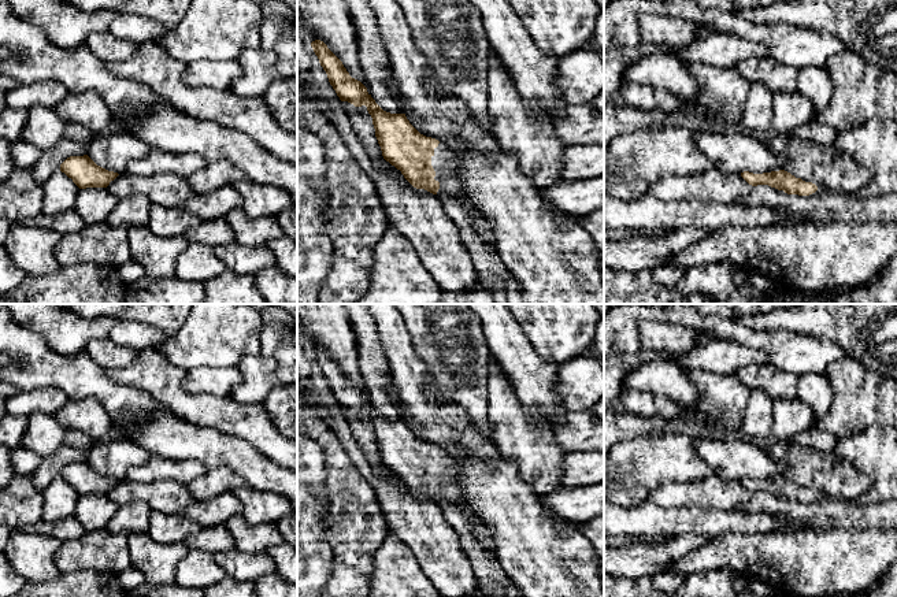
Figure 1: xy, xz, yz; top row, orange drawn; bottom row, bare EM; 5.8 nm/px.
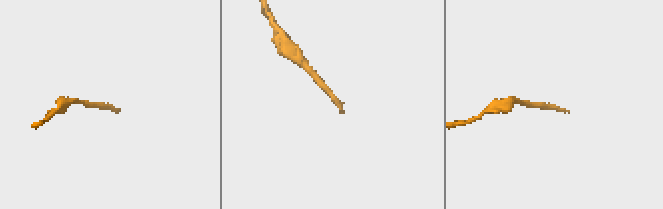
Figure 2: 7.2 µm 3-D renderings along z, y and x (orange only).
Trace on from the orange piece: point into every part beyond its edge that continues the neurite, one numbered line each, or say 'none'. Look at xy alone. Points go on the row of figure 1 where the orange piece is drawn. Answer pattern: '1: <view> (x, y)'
none

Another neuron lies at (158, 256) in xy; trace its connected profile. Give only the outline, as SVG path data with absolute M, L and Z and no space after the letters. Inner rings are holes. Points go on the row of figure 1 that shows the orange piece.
M147 226L129 227L127 241L131 260L141 264L147 275L153 278L175 275L177 259L189 245L185 237L162 238Z

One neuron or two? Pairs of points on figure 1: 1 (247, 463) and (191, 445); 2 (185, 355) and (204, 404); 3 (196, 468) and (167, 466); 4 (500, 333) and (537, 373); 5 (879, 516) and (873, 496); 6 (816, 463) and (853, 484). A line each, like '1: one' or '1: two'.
1: one
2: two
3: one
4: one
5: two
6: one

